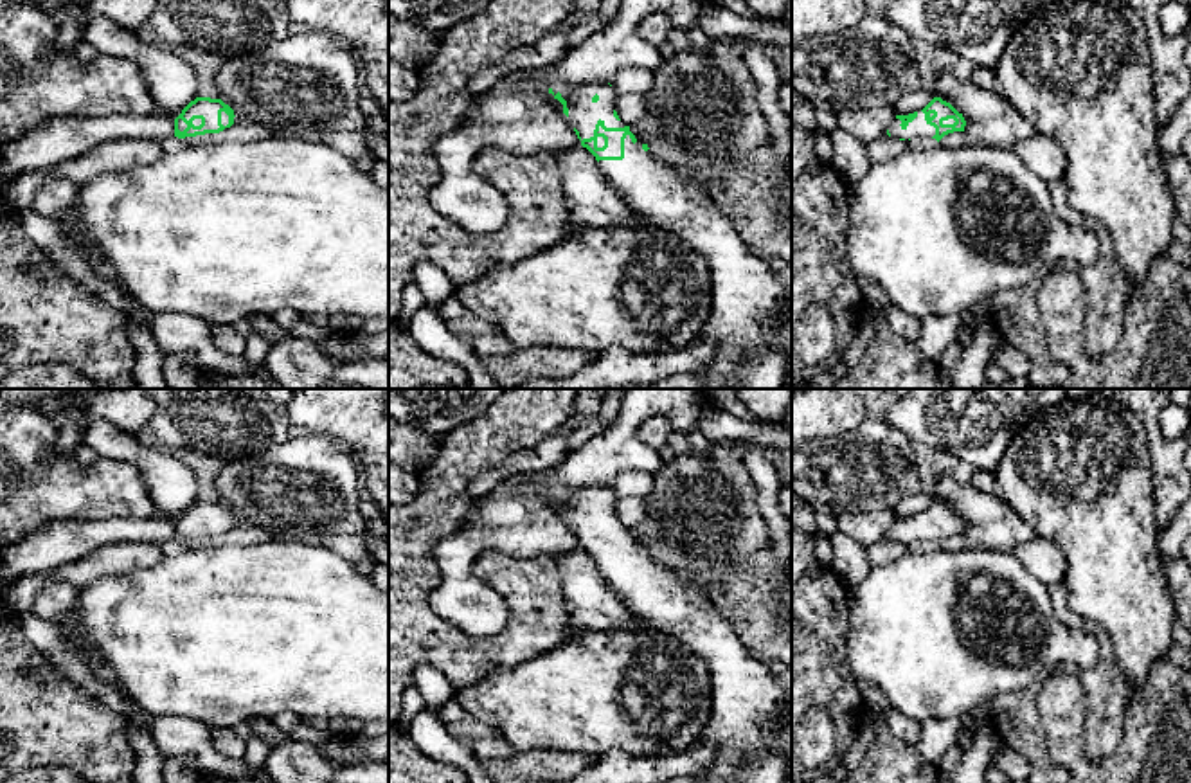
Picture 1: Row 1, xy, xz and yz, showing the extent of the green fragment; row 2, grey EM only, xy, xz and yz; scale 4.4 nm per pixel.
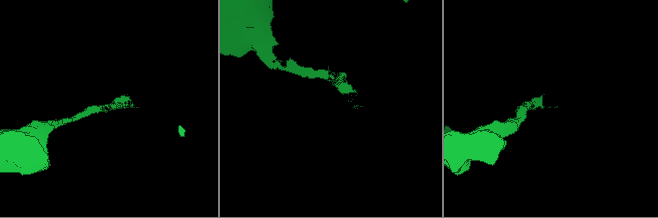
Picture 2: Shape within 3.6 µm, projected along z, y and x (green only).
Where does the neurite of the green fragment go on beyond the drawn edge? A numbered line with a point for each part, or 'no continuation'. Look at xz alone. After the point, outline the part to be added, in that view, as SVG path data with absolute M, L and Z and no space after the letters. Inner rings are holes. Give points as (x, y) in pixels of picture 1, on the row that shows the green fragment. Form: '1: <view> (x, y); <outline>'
1: xz (583, 114); M610 85L596 86L561 86L552 88L554 95L560 92L567 101L569 124L579 131L581 140L594 137L597 121L601 119L606 128L624 128L621 121L613 117L615 94Z

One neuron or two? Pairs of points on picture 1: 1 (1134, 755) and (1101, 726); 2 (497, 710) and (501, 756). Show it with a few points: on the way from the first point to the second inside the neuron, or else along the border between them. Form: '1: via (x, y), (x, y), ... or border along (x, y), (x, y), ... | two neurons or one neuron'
1: border along (1127, 701), (1118, 746), (1089, 760) | two neurons
2: border along (468, 713), (493, 726), (517, 747), (537, 749) | two neurons

